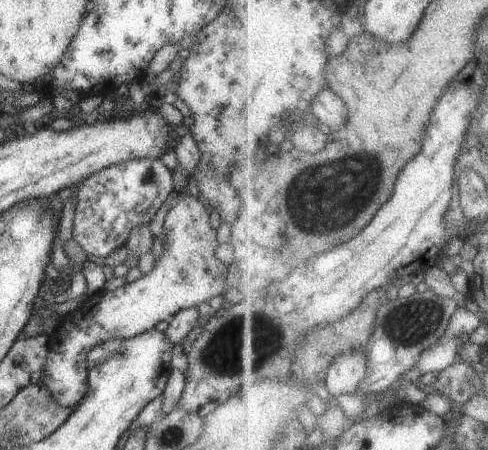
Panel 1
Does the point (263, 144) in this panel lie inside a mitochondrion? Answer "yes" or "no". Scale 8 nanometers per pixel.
no

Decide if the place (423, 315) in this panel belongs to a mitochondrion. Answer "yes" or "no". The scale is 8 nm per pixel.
yes

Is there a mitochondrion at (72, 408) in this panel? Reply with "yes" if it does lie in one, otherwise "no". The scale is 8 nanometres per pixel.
no

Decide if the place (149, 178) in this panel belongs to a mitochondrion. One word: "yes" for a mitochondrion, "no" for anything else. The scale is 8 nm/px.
yes

